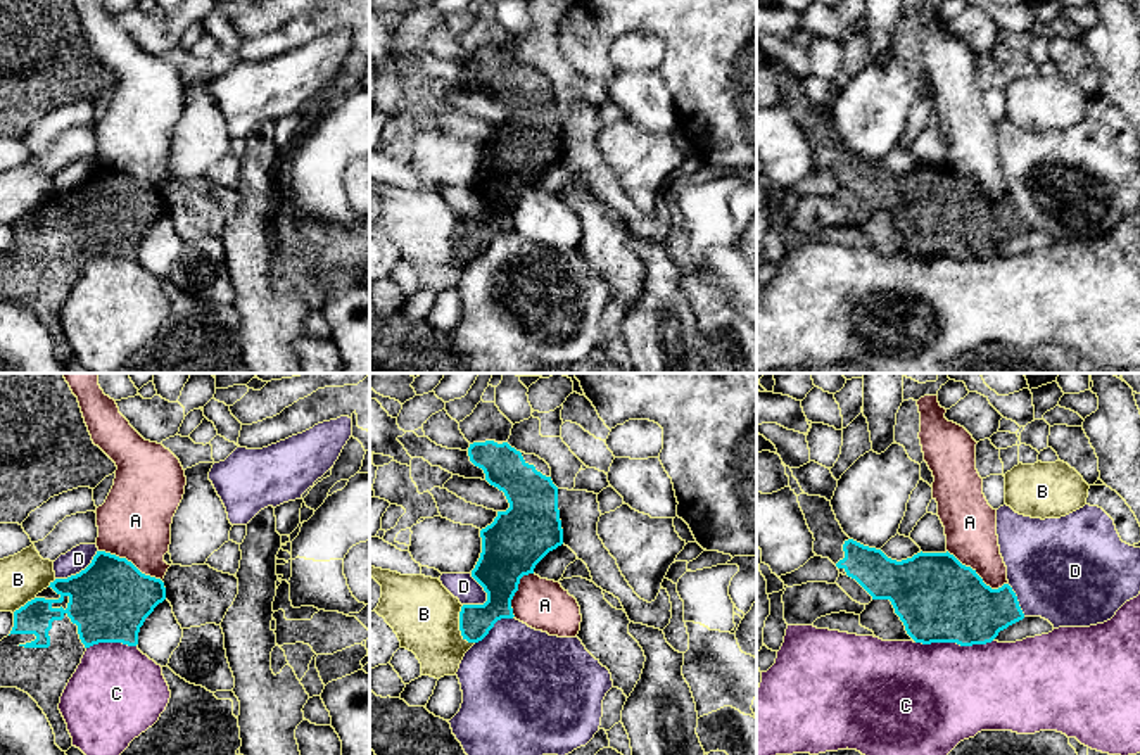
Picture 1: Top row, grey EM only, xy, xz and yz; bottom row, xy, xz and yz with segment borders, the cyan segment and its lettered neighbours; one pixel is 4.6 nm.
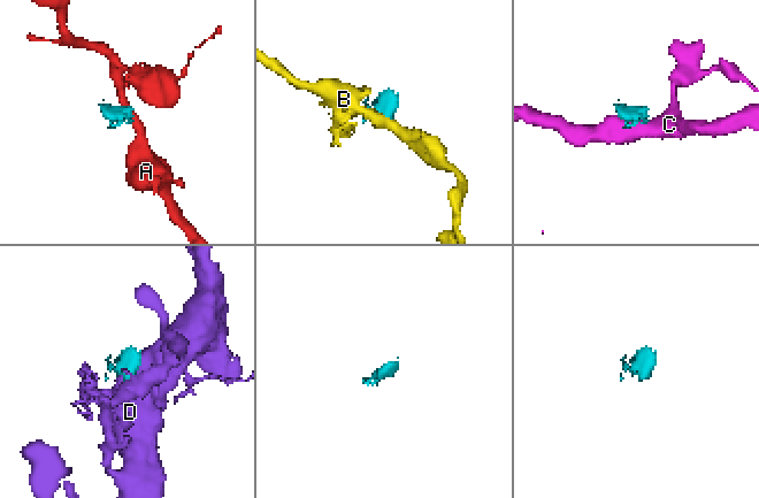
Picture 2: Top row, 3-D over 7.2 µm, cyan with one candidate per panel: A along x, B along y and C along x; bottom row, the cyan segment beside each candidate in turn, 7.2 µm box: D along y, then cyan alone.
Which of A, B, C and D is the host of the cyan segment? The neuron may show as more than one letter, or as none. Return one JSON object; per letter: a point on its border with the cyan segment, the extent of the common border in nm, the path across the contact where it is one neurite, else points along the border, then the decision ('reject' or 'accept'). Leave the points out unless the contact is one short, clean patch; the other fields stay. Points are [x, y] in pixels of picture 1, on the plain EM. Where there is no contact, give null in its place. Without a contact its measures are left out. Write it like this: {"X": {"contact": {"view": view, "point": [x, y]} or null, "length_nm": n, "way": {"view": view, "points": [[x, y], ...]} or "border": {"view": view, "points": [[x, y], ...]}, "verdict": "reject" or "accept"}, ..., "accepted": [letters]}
{"A": {"contact": {"view": "yz", "point": [978, 189]}, "length_nm": 340, "verdict": "reject"}, "B": {"contact": {"view": "xz", "point": [460, 239]}, "length_nm": 190, "verdict": "reject"}, "C": {"contact": {"view": "yz", "point": [954, 254]}, "length_nm": 360, "verdict": "reject"}, "D": {"contact": {"view": "xz", "point": [484, 203]}, "length_nm": 160, "verdict": "reject"}, "accepted": []}

